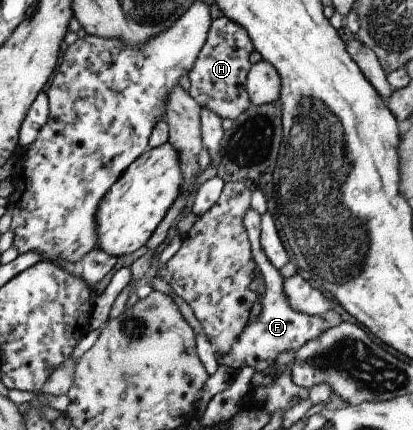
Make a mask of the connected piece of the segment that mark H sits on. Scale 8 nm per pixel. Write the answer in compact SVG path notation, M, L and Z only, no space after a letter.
M225 17L212 20L206 39L204 40L204 45L187 74L188 80L190 81L187 94L200 108L208 108L208 110L214 112L218 118L230 119L231 121L235 120L249 106L247 94L244 90L244 80L246 79L248 70L251 68L248 57L252 52L252 42L250 42L246 30L244 30L242 26L234 24L232 20L228 20L228 18Z

